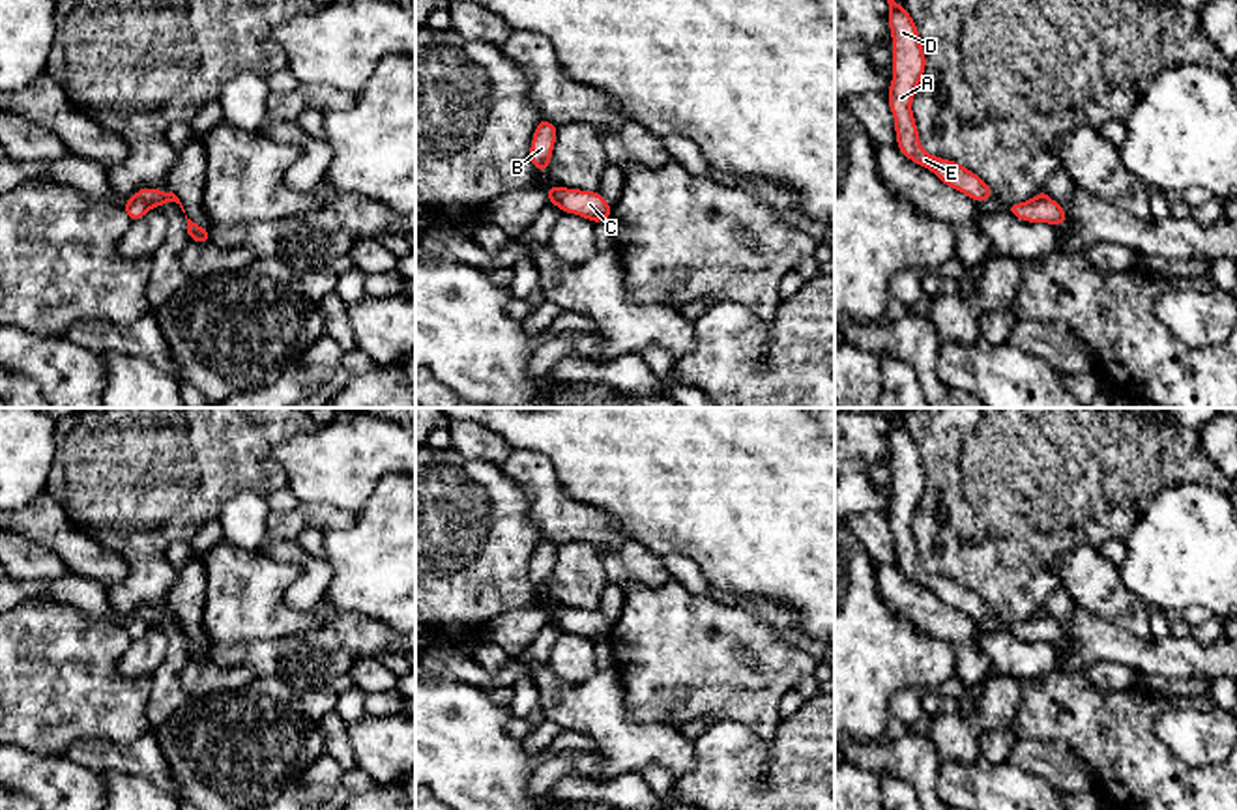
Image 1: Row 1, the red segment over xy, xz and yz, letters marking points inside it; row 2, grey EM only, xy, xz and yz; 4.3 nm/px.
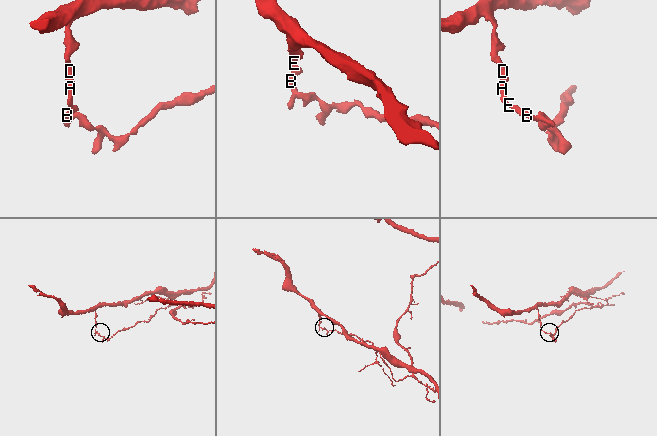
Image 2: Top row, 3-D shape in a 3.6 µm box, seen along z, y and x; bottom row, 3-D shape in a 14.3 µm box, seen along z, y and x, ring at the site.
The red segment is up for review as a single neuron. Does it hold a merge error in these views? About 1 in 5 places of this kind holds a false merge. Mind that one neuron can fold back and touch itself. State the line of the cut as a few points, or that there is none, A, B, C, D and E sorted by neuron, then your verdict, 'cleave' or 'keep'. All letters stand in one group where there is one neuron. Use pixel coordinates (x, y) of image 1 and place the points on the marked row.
cut xz (564, 188), (558, 193), (556, 204); groups A B D E / C; cleave

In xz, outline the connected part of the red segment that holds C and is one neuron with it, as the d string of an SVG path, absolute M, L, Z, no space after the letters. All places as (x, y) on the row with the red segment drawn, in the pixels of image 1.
M563 187L558 193L558 206L563 213L575 213L589 219L593 224L610 221L612 206L599 191L580 191Z

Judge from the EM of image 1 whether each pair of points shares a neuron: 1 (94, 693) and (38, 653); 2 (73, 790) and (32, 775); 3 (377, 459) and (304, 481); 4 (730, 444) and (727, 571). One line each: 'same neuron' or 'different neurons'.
1: same neuron
2: same neuron
3: same neuron
4: same neuron

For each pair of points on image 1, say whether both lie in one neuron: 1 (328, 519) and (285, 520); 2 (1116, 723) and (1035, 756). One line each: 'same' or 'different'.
1: same
2: different

